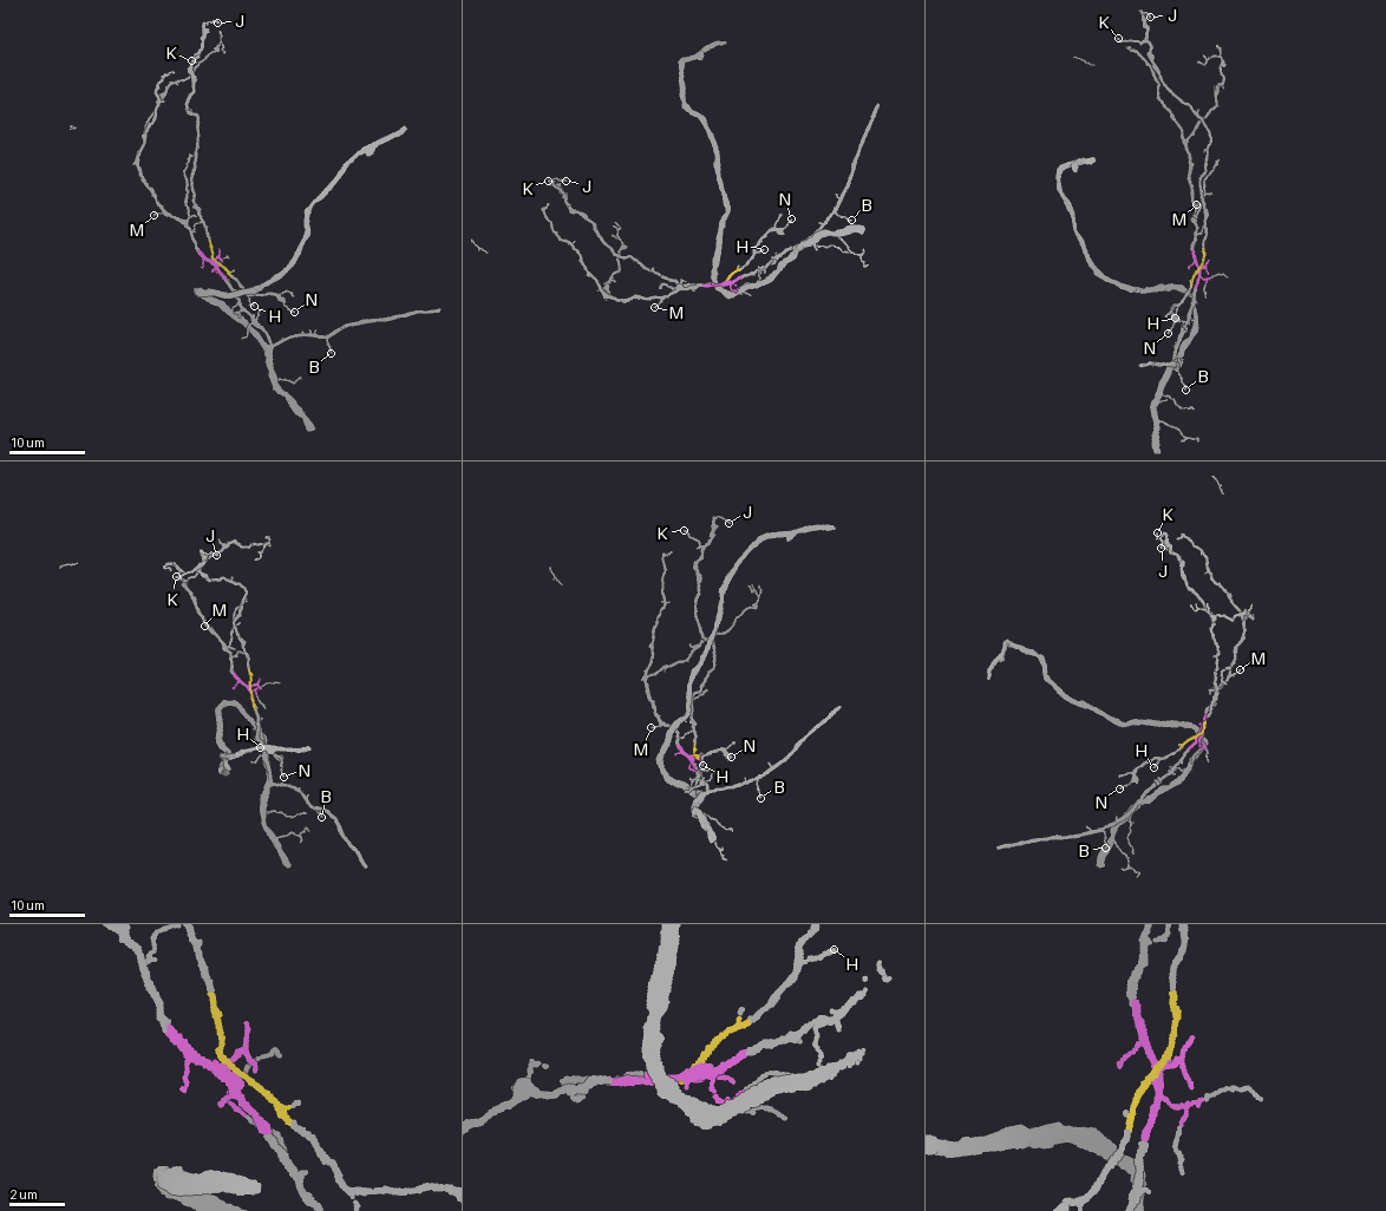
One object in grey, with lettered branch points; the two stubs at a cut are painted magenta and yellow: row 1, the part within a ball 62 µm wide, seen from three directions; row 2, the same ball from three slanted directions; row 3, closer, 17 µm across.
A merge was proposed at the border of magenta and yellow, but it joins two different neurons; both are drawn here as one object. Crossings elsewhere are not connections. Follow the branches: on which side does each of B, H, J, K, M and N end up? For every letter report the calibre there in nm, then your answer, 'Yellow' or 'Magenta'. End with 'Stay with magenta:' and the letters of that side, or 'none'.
B: Thickness 100 nm. Magenta
H: Thickness 120 nm. Yellow
J: Thickness 150 nm. Yellow
K: Thickness 130 nm. Yellow
M: Thickness 100 nm. Magenta
N: Thickness 120 nm. Yellow
Stay with magenta: B, M

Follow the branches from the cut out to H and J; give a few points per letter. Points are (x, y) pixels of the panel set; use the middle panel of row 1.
H: (725, 282), (764, 248)
J: (725, 282), (686, 285), (620, 256), (603, 242), (592, 222), (566, 204), (566, 194), (551, 182), (566, 179)

